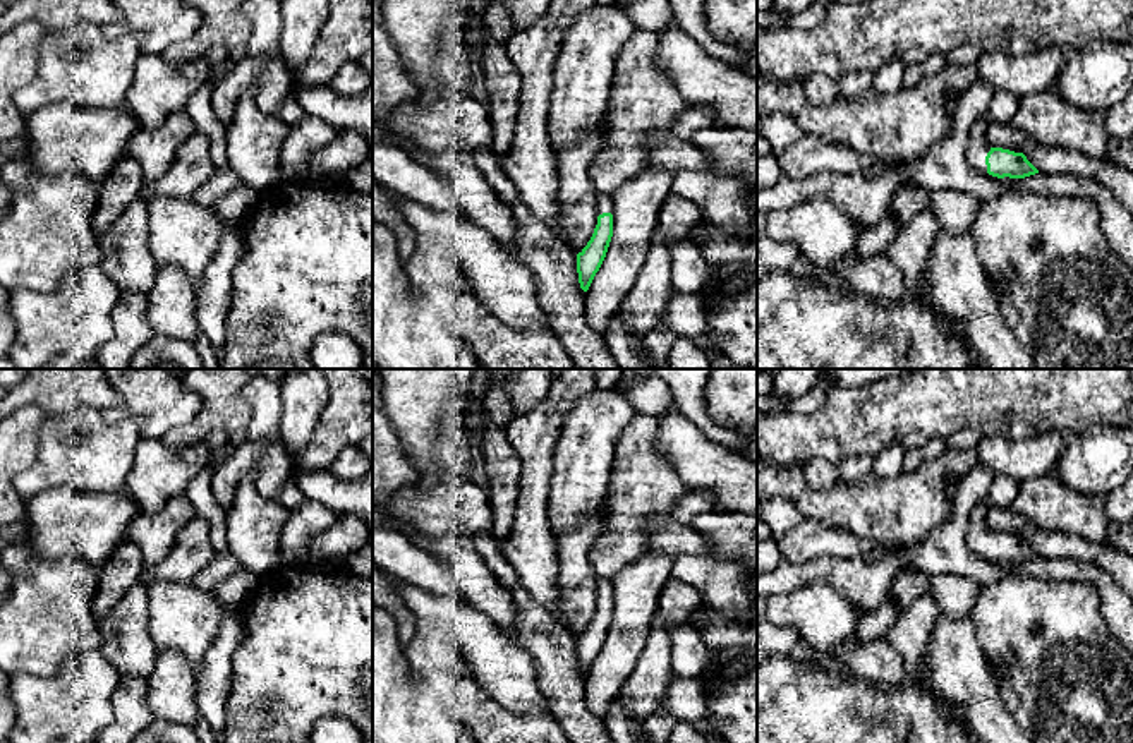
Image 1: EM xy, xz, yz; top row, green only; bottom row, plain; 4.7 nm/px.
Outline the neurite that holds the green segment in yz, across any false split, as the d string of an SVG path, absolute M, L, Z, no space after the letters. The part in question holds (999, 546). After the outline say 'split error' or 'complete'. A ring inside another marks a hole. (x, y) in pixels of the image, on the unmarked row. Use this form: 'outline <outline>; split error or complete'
outline M984 498L972 508L966 532L968 549L980 558L989 558L997 563L1025 563L1039 558L1023 537L991 530L985 520L989 506L989 498Z; split error

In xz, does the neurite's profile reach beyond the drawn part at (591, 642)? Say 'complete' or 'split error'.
split error

